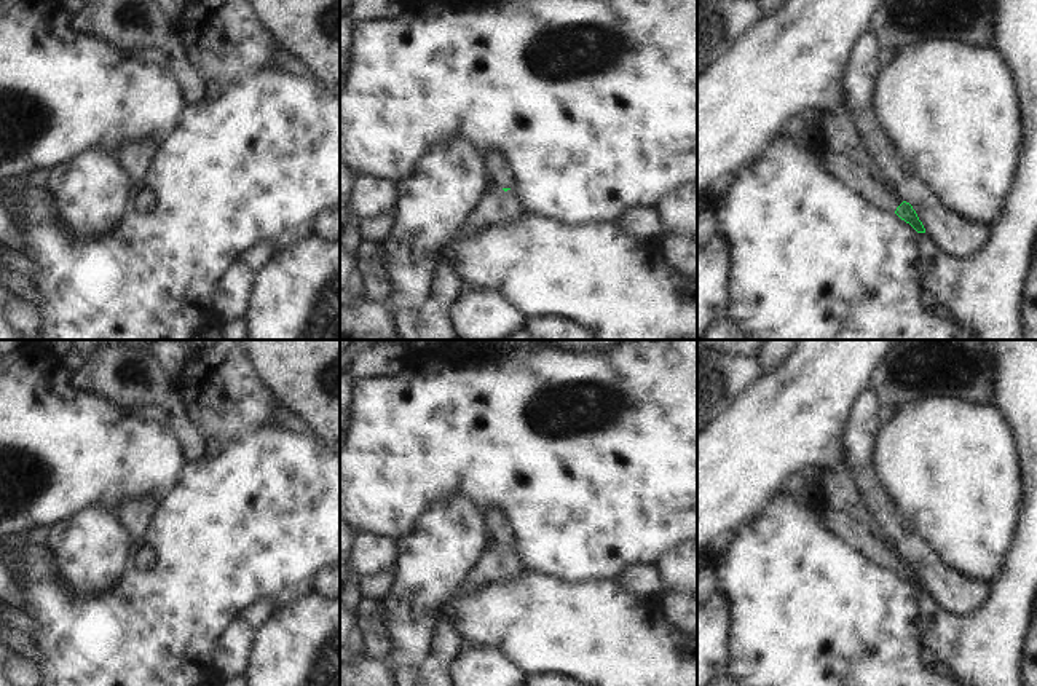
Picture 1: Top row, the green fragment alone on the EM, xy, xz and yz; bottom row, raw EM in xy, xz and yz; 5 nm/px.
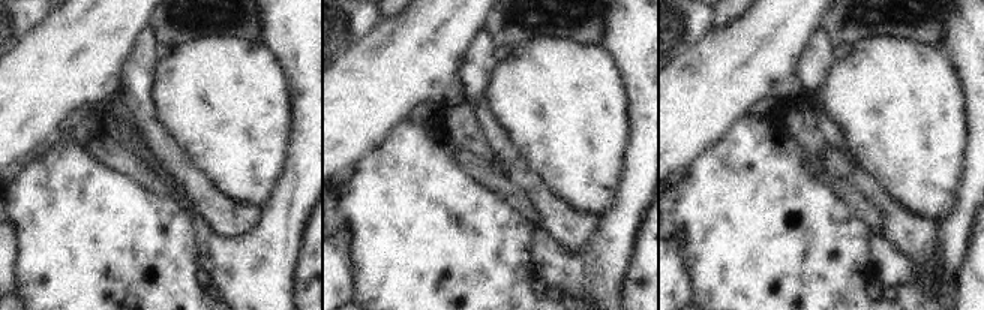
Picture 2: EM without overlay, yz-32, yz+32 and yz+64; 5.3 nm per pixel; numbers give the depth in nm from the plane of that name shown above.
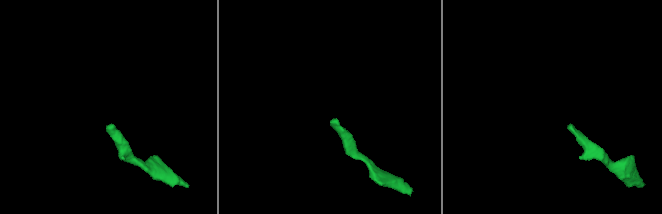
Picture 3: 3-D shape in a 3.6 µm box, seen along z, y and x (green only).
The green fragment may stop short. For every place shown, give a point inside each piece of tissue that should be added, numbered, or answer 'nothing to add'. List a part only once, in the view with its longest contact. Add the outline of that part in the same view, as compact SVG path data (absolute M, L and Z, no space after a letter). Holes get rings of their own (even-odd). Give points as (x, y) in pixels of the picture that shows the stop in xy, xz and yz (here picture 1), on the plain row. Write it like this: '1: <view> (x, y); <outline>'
1: yz (881, 552); M828 503L822 507L822 512L831 530L855 549L862 550L865 557L877 566L895 570L903 560L903 555L890 541L884 541L876 536L863 522L838 512Z

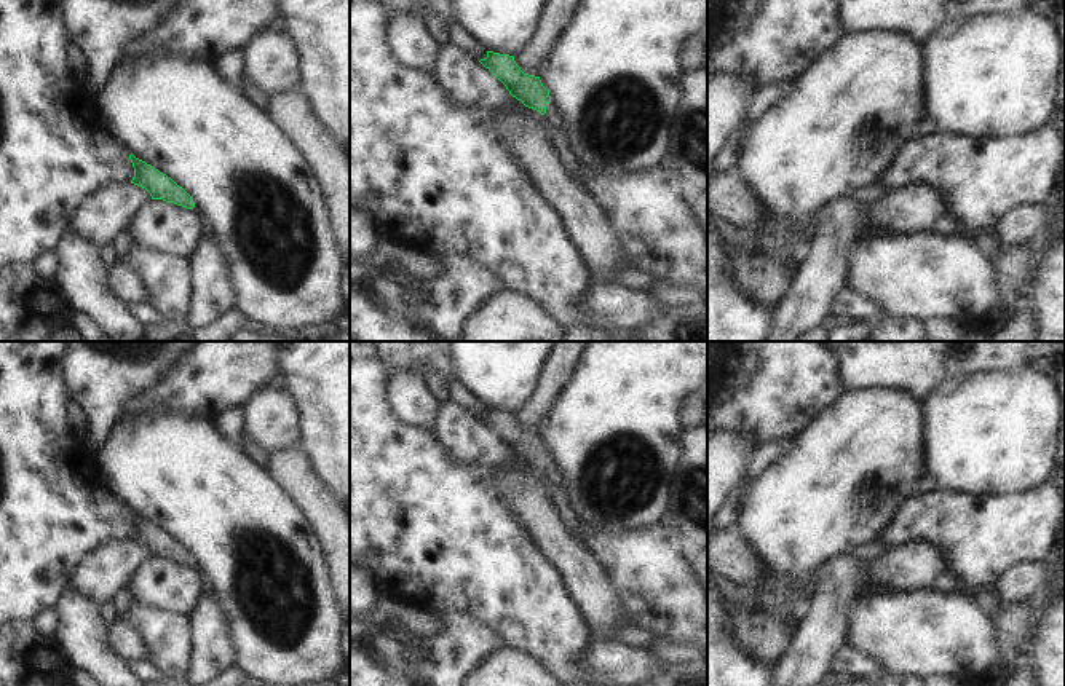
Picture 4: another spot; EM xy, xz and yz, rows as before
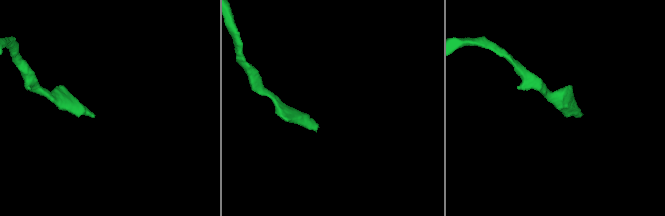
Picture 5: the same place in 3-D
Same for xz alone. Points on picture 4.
1: xz (553, 473); M551 459L548 461L544 474L546 474L546 477L548 477L552 483L556 483L556 485L559 485L560 488L564 488L562 474L560 474L560 471L556 467L554 461L551 461Z

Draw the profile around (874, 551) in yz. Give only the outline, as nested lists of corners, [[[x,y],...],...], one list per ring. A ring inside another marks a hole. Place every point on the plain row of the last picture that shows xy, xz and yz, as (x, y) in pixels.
[[[872,541],[857,547],[853,554],[864,563],[873,563],[893,550],[896,550],[896,544],[888,544],[881,541]]]

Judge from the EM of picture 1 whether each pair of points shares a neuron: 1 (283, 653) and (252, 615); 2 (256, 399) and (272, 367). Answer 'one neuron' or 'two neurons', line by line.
1: two neurons
2: two neurons

